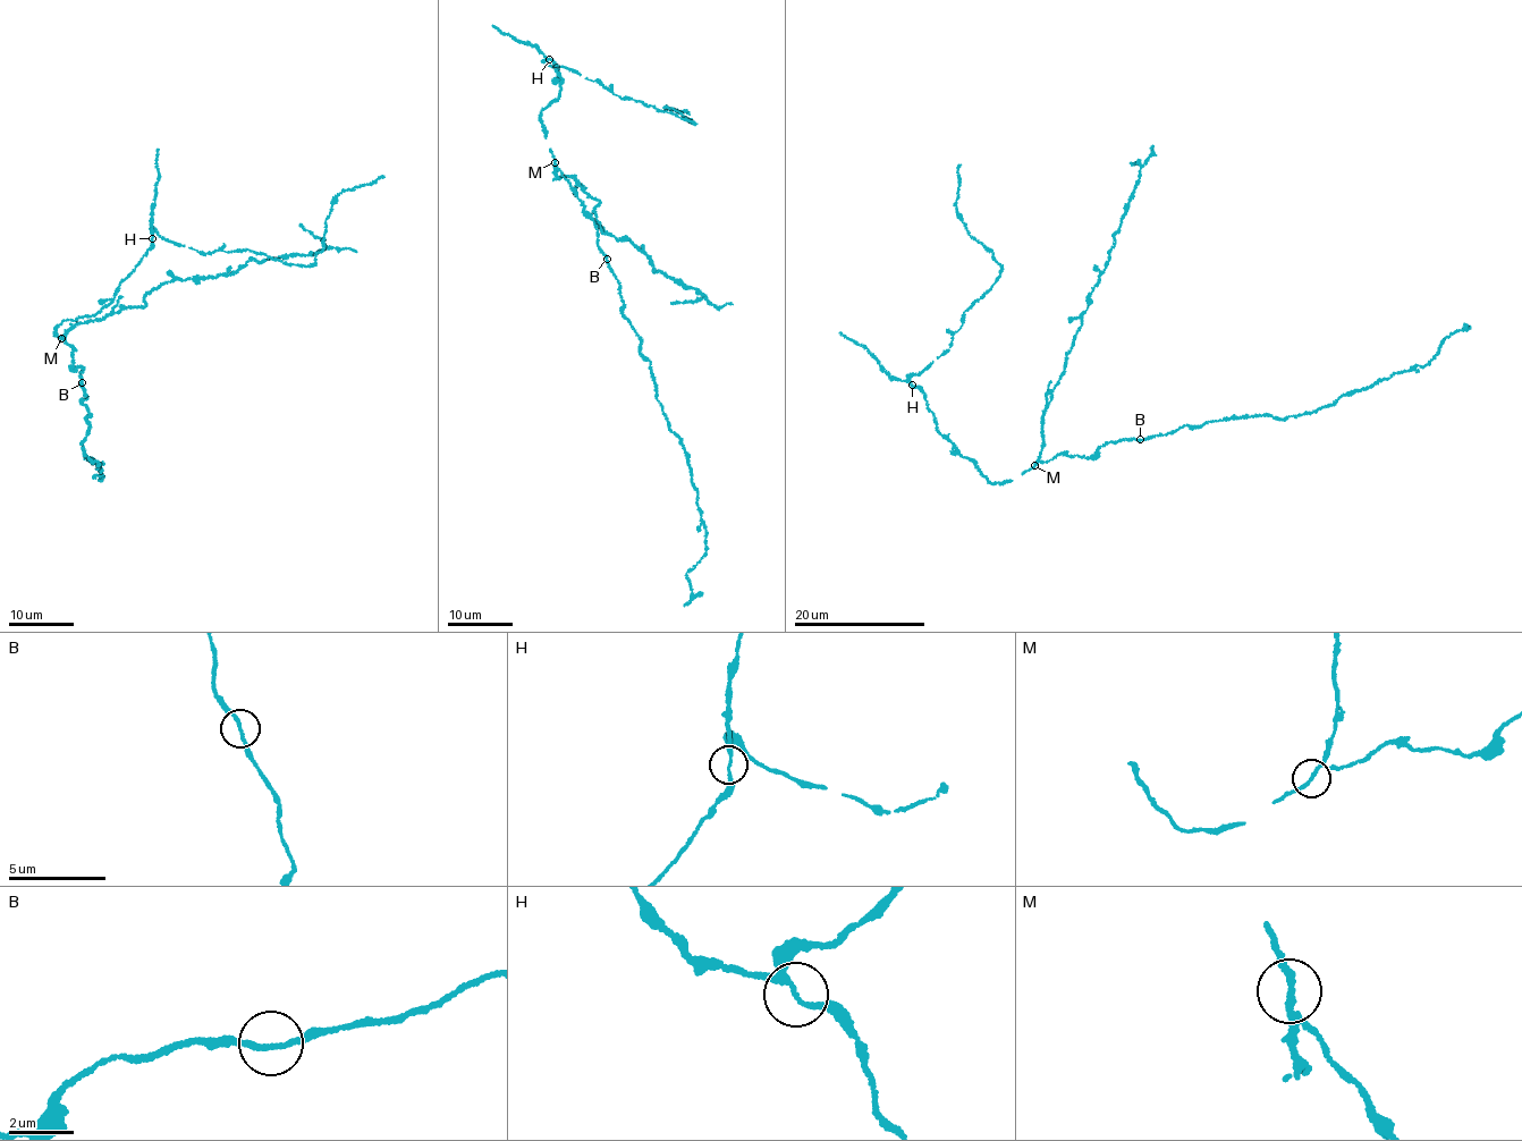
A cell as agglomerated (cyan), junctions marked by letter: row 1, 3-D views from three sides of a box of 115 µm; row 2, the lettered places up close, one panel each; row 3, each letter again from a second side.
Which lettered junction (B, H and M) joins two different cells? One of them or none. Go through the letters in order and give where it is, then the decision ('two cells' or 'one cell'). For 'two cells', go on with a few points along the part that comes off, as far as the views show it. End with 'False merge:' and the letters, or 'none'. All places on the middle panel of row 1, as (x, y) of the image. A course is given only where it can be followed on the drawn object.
B: (607, 259) | one cell
H: (549, 59) | one cell
M: (555, 162) | two cells | (555, 162), (558, 178), (575, 177), (600, 202), (602, 233), (631, 239), (654, 270), (712, 304), (733, 304)
False merge: M

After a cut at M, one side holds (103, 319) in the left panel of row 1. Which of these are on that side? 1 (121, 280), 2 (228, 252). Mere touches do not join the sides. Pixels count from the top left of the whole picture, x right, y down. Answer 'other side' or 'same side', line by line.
1: other side
2: other side

